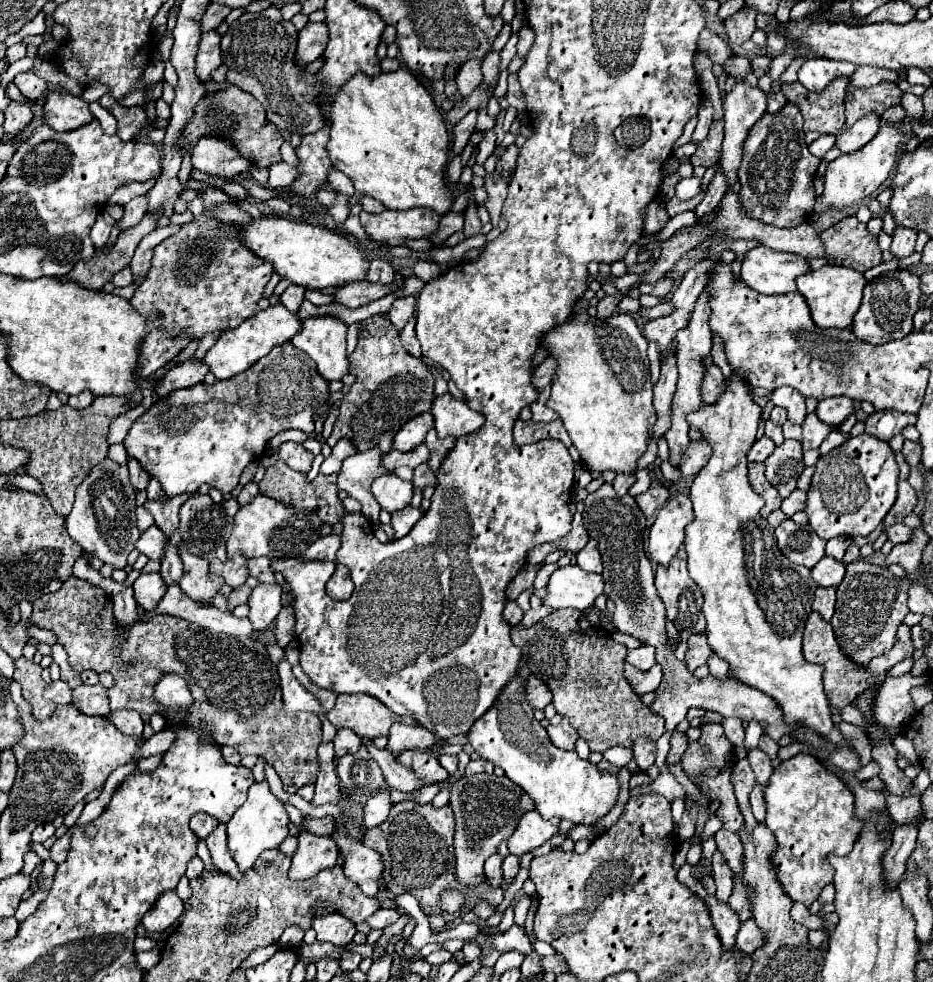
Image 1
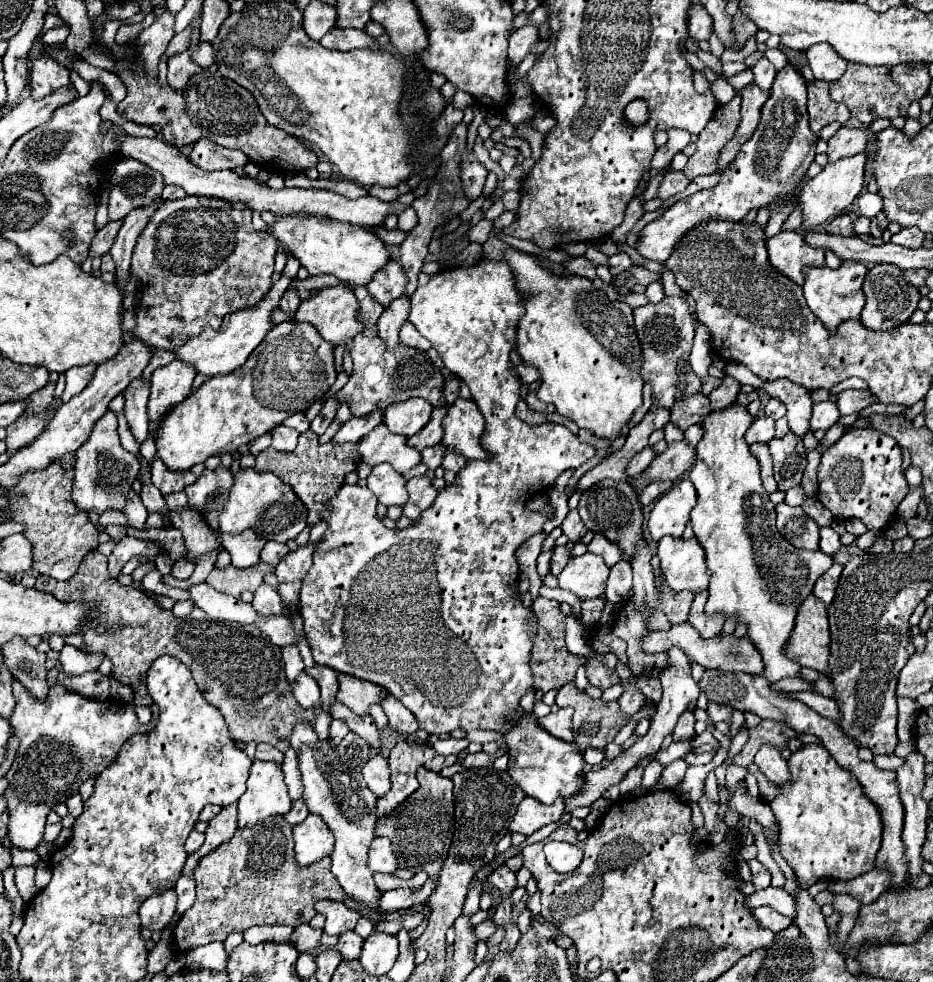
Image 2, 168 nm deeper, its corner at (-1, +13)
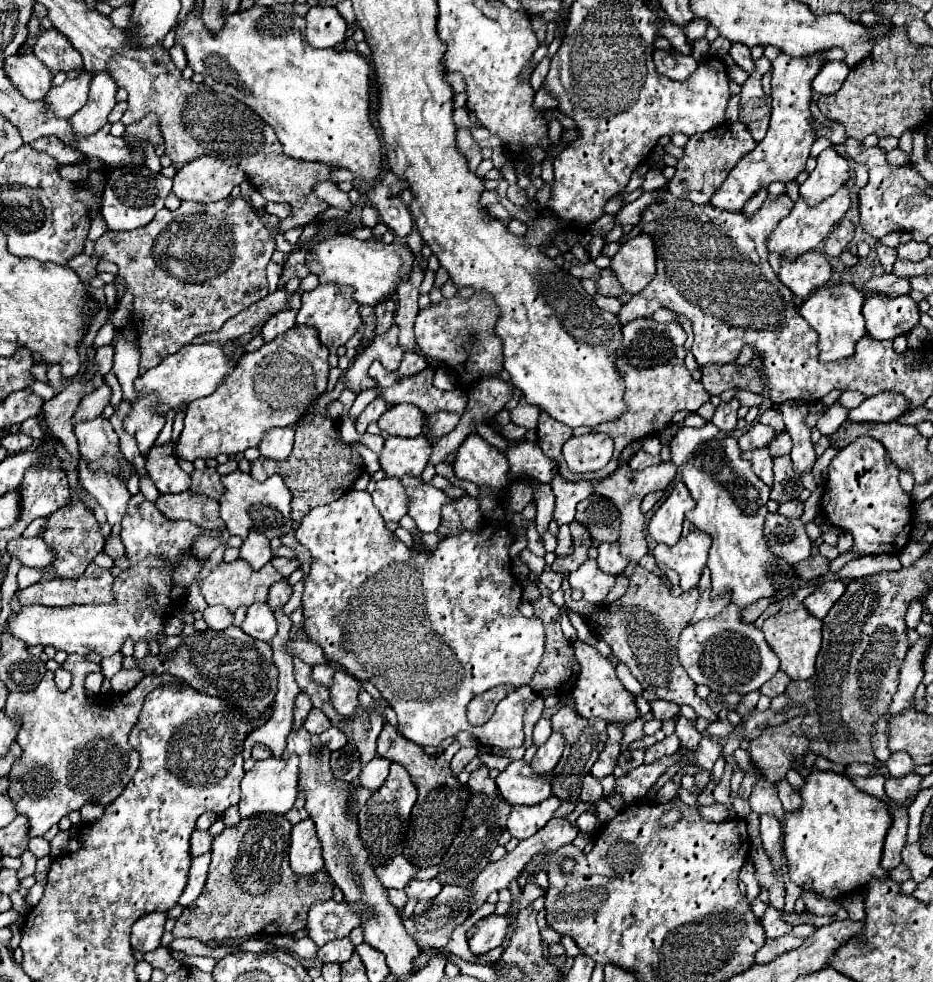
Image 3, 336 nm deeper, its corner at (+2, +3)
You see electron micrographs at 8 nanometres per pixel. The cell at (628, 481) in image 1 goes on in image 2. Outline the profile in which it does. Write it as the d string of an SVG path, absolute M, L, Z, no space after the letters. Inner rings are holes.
M647 445L647 449L643 449L643 451L639 451L635 457L631 457L631 461L627 463L627 469L625 469L627 479L631 479L633 475L643 473L643 471L651 465L653 457L655 457L655 453L653 453L653 449L651 449L649 445Z

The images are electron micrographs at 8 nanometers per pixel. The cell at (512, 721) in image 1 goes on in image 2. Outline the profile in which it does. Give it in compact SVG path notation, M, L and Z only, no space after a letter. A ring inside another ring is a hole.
M517 709L517 717L519 719L513 721L513 727L503 731L503 743L507 745L509 765L513 765L509 767L509 773L515 779L515 783L529 797L535 797L545 805L551 805L559 797L569 799L577 795L585 783L585 775L583 775L585 761L579 749L573 743L561 741L551 733L547 733L541 725L537 725L533 713L527 717L521 709Z

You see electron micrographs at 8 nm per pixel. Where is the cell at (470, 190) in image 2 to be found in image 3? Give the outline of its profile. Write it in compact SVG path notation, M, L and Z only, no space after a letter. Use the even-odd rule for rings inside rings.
M462 127L462 129L458 129L458 147L460 147L460 151L466 155L466 159L468 159L468 167L470 167L470 171L476 171L476 167L480 165L480 161L482 161L482 155L480 155L480 147L478 147L478 143L472 139L472 135L470 135L470 129L468 127Z

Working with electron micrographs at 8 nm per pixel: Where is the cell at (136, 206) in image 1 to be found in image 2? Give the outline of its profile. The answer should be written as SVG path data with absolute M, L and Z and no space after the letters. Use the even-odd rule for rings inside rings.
M109 221L103 229L99 229L97 235L95 235L95 239L93 239L93 243L91 243L89 255L95 257L95 255L105 255L105 253L109 253L111 245L113 245L119 229L121 229L121 225L123 225L123 221Z

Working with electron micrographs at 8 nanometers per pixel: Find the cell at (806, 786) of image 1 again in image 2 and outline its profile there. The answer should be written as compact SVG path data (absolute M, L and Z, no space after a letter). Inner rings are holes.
M803 745L787 759L791 779L779 785L779 795L769 803L779 823L779 847L793 867L801 889L809 889L819 879L853 879L875 867L875 855L881 845L881 817L877 807L863 795L857 777L841 769L823 745Z

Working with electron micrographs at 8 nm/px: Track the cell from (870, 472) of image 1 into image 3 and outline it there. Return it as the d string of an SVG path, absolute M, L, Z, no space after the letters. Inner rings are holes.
M860 437L838 451L828 467L822 509L834 527L852 531L854 553L898 555L910 541L914 525L912 499L898 483L898 467L888 459L888 453L876 439Z

